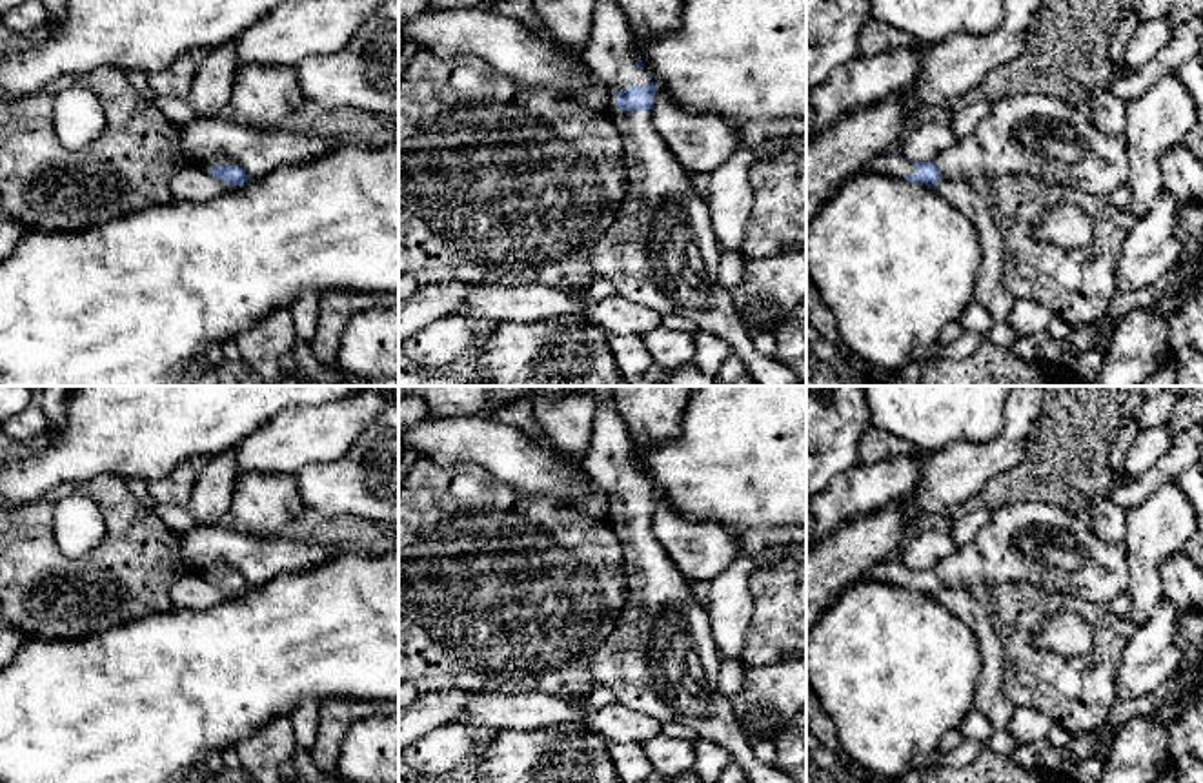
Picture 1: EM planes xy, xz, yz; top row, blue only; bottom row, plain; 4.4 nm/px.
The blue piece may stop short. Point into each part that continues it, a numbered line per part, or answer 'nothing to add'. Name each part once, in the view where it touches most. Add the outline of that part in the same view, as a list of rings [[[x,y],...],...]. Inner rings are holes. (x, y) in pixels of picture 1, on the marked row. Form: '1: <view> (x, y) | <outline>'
1: xz (612, 53) | [[[597,0],[593,7],[591,36],[582,51],[582,60],[595,78],[612,89],[648,86],[648,69],[637,67],[641,53],[628,20],[615,0]]]
2: xz (661, 252) | [[[613,109],[612,122],[624,142],[626,197],[604,235],[590,249],[590,266],[615,293],[661,315],[675,313],[693,320],[732,346],[759,386],[803,386],[773,357],[759,353],[733,306],[732,291],[719,282],[721,244],[712,228],[706,198],[652,122],[648,111]]]

